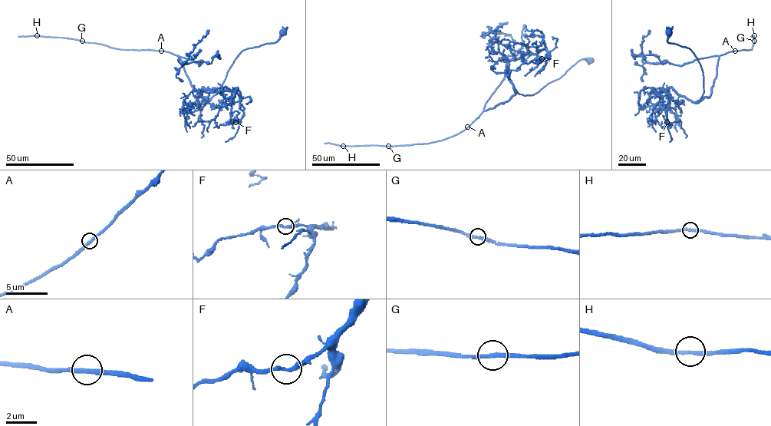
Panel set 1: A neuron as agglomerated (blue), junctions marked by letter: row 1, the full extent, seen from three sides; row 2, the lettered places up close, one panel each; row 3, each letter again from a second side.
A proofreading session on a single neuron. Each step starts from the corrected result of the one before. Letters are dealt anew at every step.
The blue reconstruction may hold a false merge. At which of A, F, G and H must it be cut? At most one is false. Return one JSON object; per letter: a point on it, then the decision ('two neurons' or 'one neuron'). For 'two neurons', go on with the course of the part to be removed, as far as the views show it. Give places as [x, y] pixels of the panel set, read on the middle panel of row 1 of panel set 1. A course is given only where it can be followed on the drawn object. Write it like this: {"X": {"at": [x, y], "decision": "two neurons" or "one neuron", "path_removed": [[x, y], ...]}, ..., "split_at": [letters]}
{"A": {"at": [467, 127], "decision": "one neuron"}, "F": {"at": [542, 58], "decision": "one neuron"}, "G": {"at": [388, 146], "decision": "one neuron"}, "H": {"at": [343, 146], "decision": "one neuron"}, "split_at": []}

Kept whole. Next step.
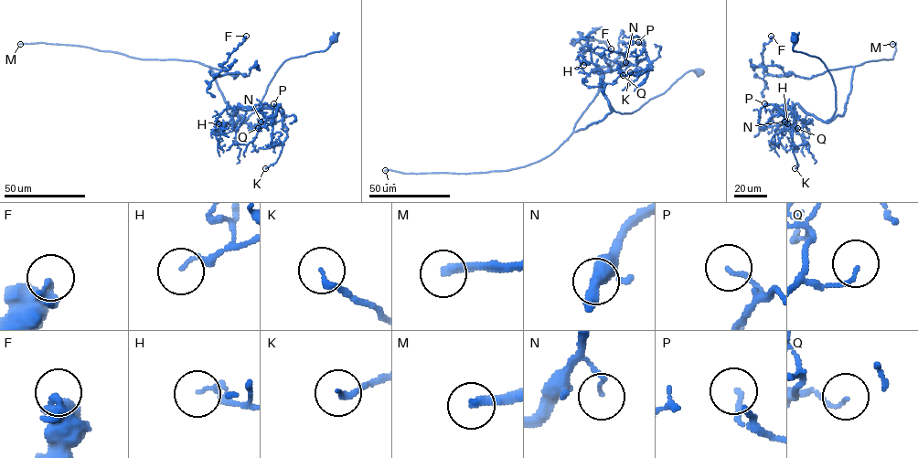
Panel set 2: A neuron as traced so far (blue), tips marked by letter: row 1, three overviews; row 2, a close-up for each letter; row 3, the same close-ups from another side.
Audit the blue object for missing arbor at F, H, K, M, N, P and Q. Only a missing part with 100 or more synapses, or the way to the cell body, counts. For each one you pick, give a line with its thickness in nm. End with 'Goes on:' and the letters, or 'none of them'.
M: 280 nm thick
Goes on: M

